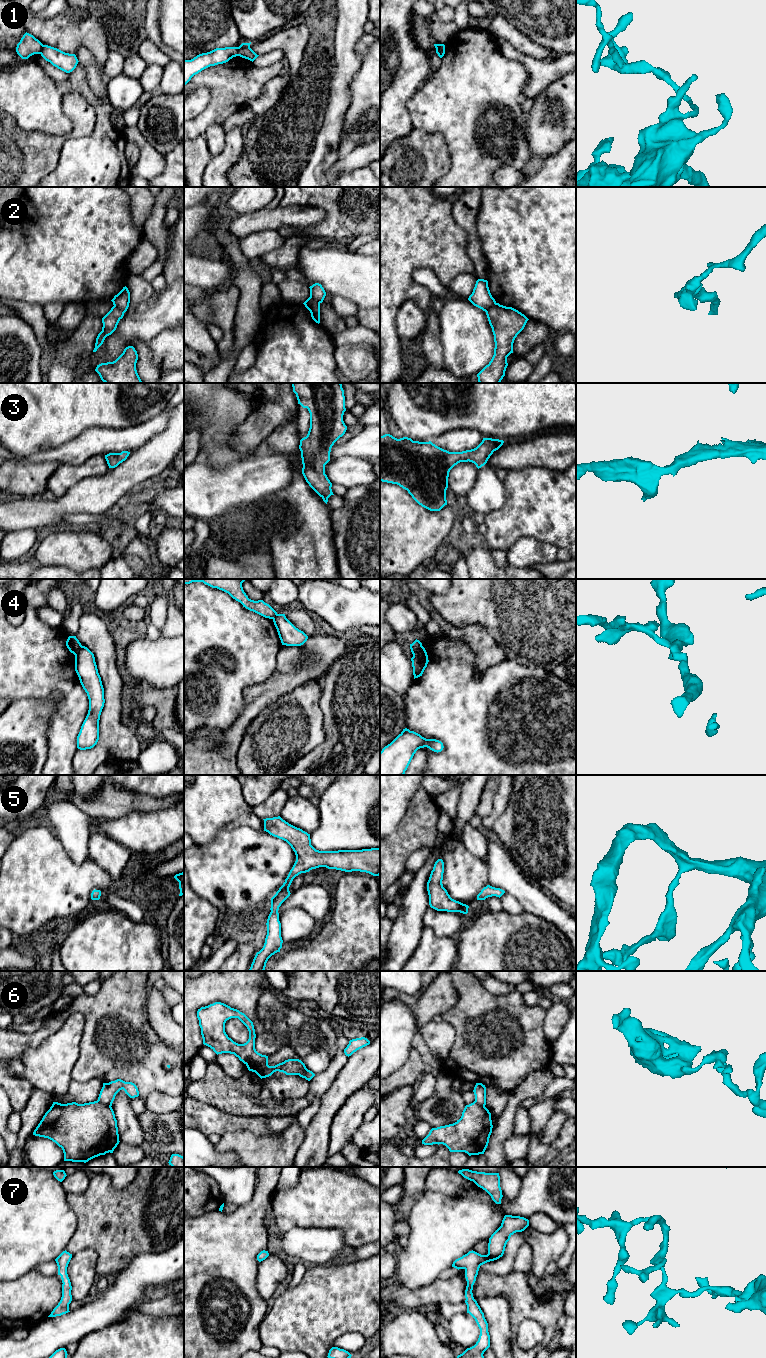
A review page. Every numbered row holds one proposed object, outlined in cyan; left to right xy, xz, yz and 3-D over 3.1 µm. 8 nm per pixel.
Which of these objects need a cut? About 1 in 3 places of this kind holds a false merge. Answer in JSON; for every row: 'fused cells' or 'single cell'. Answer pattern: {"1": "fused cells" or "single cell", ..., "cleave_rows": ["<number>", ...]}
{"1": "fused cells", "2": "fused cells", "3": "single cell", "4": "fused cells", "5": "single cell", "6": "fused cells", "7": "single cell", "cleave_rows": ["1", "2", "4", "6"]}

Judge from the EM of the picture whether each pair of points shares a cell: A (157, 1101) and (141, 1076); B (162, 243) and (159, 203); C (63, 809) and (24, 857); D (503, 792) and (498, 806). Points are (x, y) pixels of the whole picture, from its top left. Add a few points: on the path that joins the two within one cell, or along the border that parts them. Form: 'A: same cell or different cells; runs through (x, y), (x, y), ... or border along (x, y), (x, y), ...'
A: different cells; border along (173, 1095), (151, 1092), (144, 1098)
B: same cell; runs through (159, 233), (159, 213)
C: different cells; border along (47, 824), (62, 846)
D: same cell; runs through (502, 795), (500, 803)

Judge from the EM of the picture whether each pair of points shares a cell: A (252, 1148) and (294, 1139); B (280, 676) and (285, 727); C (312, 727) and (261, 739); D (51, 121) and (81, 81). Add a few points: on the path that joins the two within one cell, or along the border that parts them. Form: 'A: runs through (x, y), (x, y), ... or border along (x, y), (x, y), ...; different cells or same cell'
A: runs through (262, 1148), (281, 1148), (284, 1145); same cell
B: border along (302, 684), (279, 696), (262, 709); different cells
C: runs through (299, 727), (290, 727), (274, 739); same cell
D: runs through (51, 109), (51, 102), (69, 86); same cell

